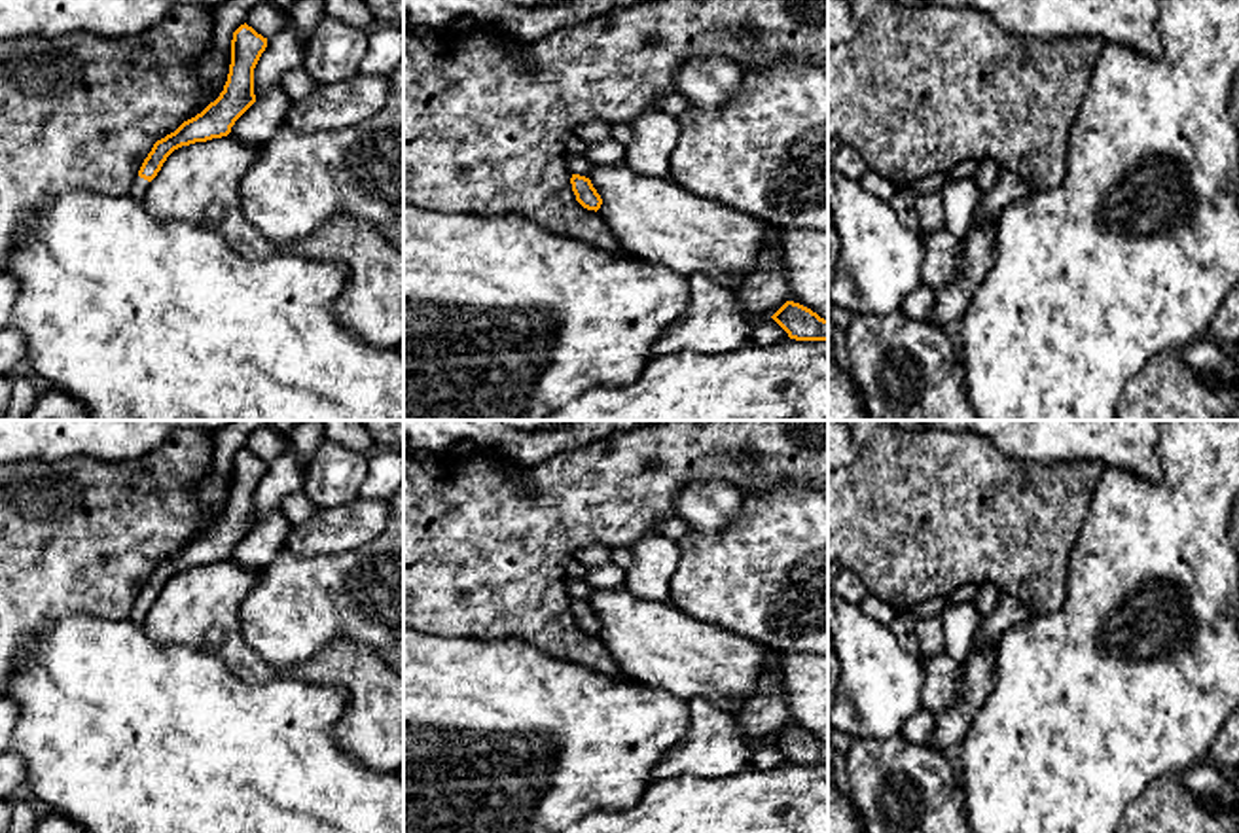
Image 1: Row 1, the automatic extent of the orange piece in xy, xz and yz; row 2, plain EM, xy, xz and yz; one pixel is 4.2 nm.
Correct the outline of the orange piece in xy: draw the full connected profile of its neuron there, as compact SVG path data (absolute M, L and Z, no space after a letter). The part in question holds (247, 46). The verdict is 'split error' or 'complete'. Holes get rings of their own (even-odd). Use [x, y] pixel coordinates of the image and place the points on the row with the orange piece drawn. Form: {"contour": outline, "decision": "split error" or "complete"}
{"contour": "M246 23L233 32L231 64L224 91L201 114L184 121L174 133L153 144L138 176L133 180L129 197L136 201L144 199L152 180L174 150L195 142L222 138L231 133L235 121L256 102L254 68L265 47L267 38L258 34Z", "decision": "split error"}

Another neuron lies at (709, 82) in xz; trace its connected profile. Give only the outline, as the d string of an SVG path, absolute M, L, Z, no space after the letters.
M710 55L684 62L676 72L676 91L691 106L724 108L741 83L741 68L727 57Z

